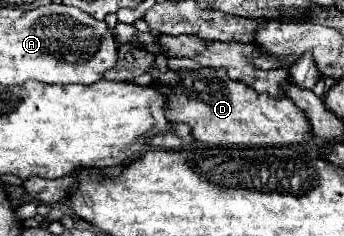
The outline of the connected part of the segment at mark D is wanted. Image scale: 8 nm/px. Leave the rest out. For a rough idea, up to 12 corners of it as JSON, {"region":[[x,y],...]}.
{"region":[[168,58],[146,72],[166,118],[214,146],[296,144],[288,96]]}

